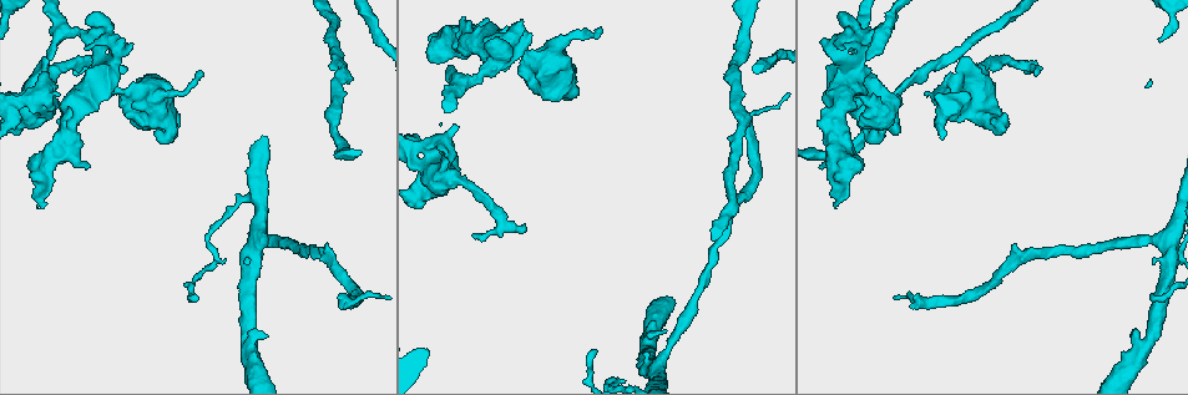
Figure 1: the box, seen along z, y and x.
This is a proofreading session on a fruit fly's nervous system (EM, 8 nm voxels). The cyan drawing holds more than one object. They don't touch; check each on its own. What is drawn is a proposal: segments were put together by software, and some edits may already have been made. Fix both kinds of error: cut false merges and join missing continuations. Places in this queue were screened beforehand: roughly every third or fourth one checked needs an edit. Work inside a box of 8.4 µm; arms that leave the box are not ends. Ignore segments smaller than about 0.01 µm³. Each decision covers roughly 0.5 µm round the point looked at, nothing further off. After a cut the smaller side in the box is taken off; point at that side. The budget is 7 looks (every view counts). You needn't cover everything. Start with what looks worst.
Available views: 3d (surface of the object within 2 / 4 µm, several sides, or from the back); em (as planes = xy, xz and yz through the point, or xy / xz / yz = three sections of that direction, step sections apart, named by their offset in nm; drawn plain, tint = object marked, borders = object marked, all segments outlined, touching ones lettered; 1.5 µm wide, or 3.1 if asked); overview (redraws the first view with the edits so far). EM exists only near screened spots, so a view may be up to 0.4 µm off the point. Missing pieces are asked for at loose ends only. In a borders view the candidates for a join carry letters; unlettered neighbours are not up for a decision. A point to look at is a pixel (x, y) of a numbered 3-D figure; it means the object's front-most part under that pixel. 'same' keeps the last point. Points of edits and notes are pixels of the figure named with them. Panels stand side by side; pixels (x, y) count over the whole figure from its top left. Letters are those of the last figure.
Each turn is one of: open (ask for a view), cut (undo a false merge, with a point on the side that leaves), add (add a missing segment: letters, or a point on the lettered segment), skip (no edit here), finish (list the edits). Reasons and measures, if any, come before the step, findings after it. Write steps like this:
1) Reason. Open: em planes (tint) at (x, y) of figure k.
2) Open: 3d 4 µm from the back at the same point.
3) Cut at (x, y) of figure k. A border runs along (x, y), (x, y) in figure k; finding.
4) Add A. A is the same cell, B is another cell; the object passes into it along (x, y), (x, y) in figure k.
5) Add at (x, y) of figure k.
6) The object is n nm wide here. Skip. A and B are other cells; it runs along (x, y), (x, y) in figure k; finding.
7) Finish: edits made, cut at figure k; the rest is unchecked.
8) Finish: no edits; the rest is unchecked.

Thick turns thin. Open: 3d 4 µm at (47, 160) of figure 1.

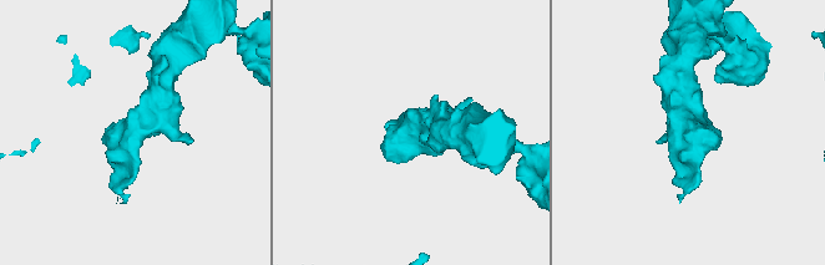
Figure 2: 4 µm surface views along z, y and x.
Need the tissue. Open: em planes (tint) at (133, 136) of figure 2.

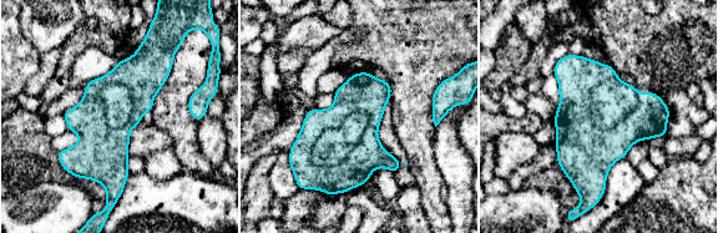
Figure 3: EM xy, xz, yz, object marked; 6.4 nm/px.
See the neighbours. Open: em planes (borders) at the same point.

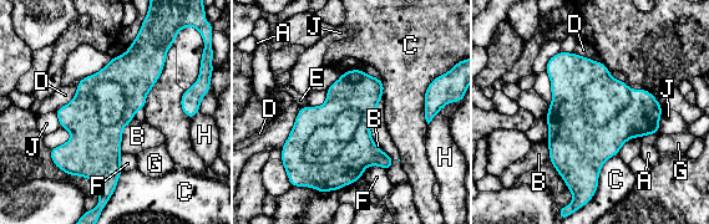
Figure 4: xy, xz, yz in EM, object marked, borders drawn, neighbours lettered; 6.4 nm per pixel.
Skip. A, B, C, D, E, F, G, H and J are other cells; a border runs along (135, 118), (122, 131), (121, 152) in figure 4; continuous, no second neuron.

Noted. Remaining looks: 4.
Branch stops here. Open: 3d 4 µm at (451, 67) of figure 1.

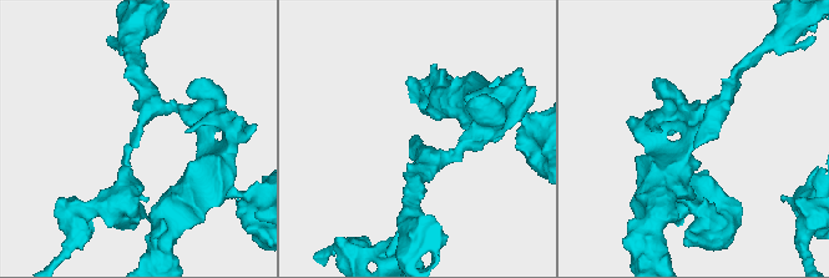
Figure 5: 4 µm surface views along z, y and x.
Shape alone is not enough. Open: em planes (borders) at (136, 146) of figure 5.

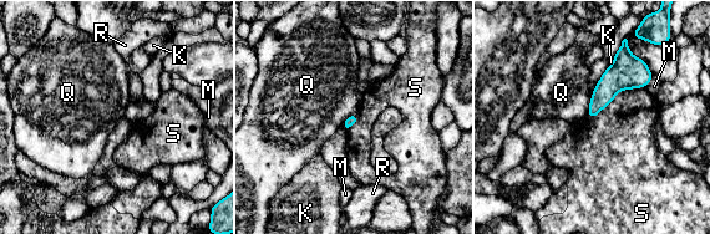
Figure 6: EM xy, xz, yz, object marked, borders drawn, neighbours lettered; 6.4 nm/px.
The longest contact is with S, 440 nm. Skip. K, M, Q, R and S are other cells; none of them fits.

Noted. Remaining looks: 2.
Free end. Open: 3d 2 µm from the back at (1026, 71) of figure 1.

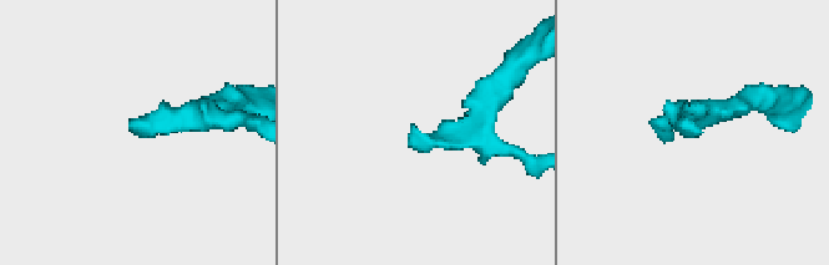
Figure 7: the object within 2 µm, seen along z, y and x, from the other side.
Need the tissue. Open: em planes (borders) at (411, 136) of figure 7.

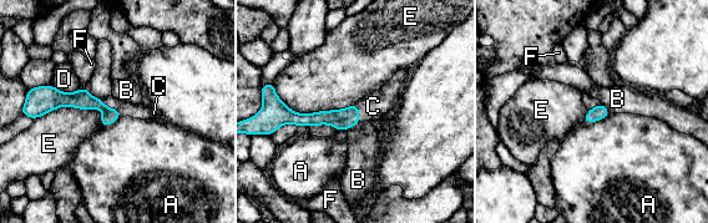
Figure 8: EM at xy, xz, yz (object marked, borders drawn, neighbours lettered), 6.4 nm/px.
Add C. C is the same cell, A, B, D, E and F are other cells; the object passes into it along (345, 118), (358, 112), (373, 106) in figure 8; the neuron continues.

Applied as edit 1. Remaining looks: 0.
Finish: edits made, add at figure 8; the rest is unchecked.

